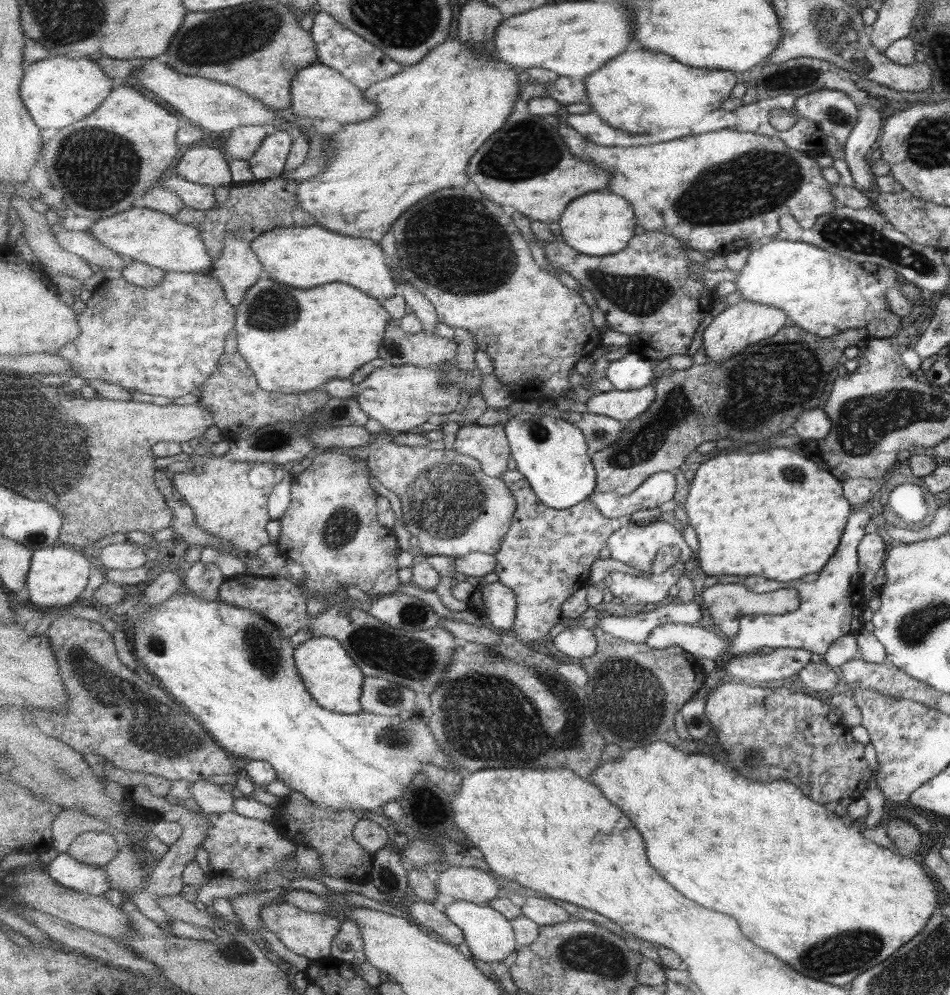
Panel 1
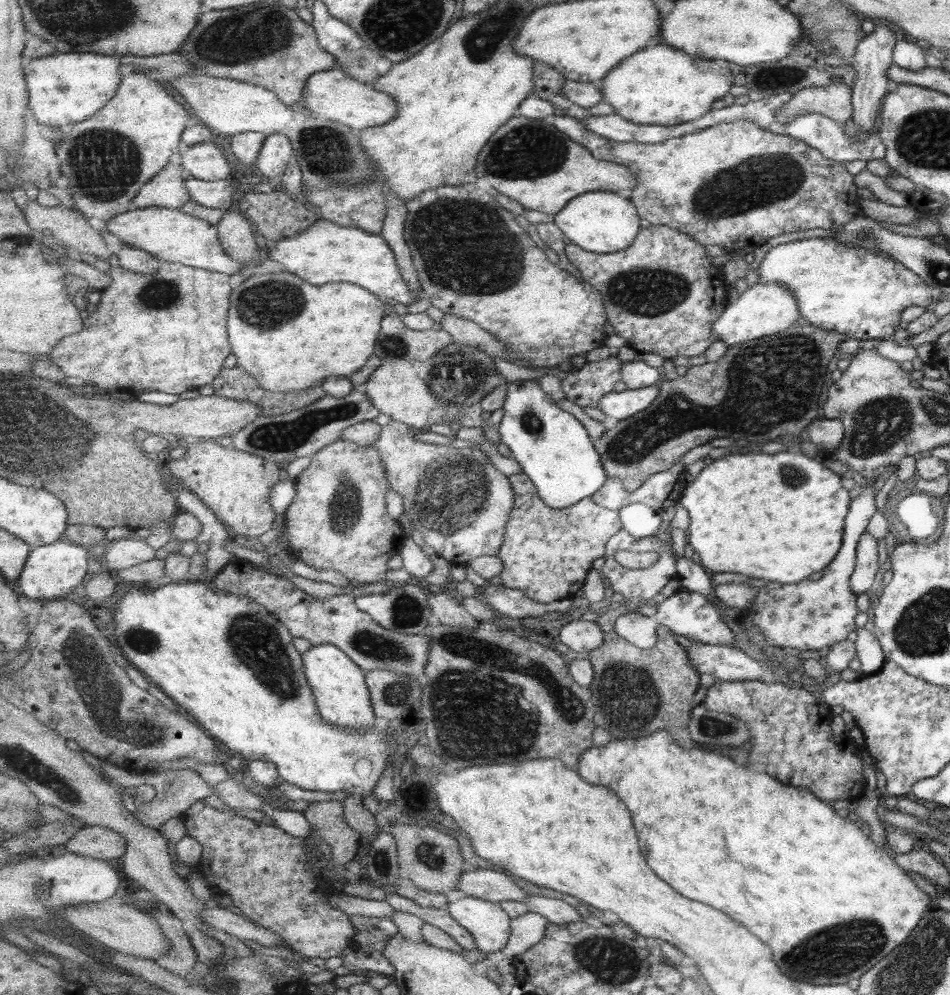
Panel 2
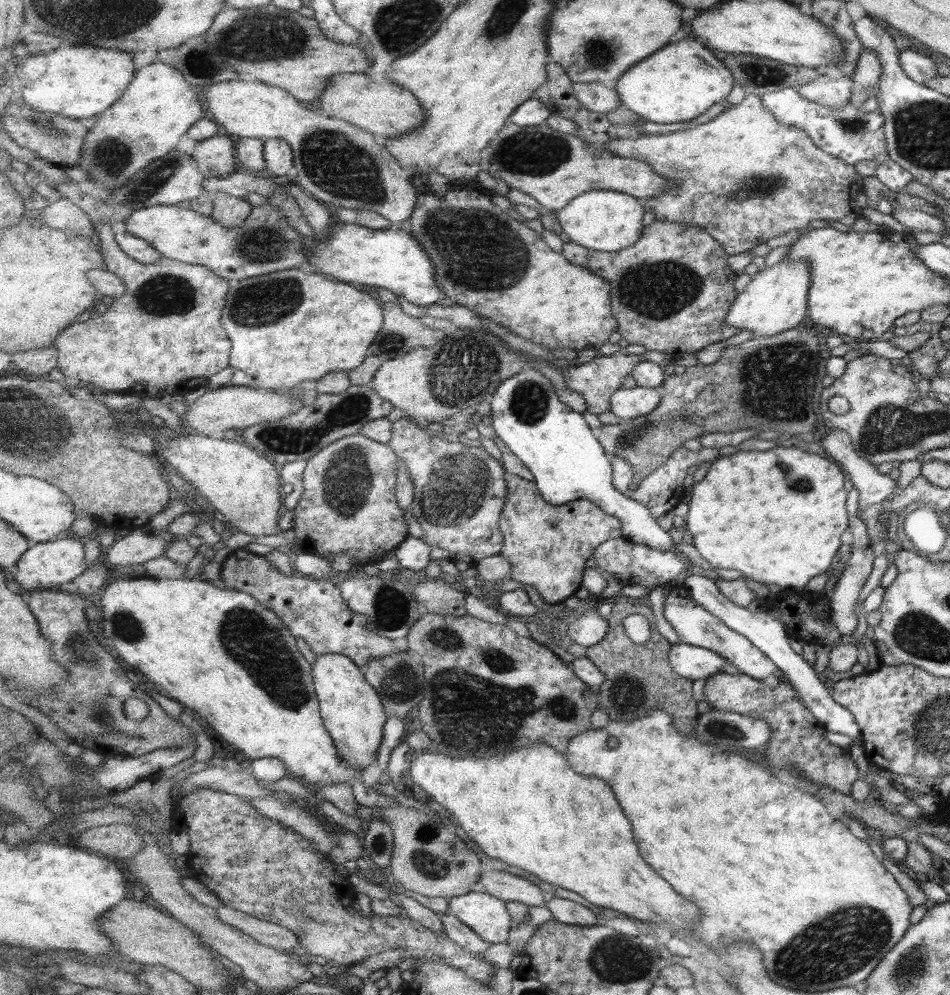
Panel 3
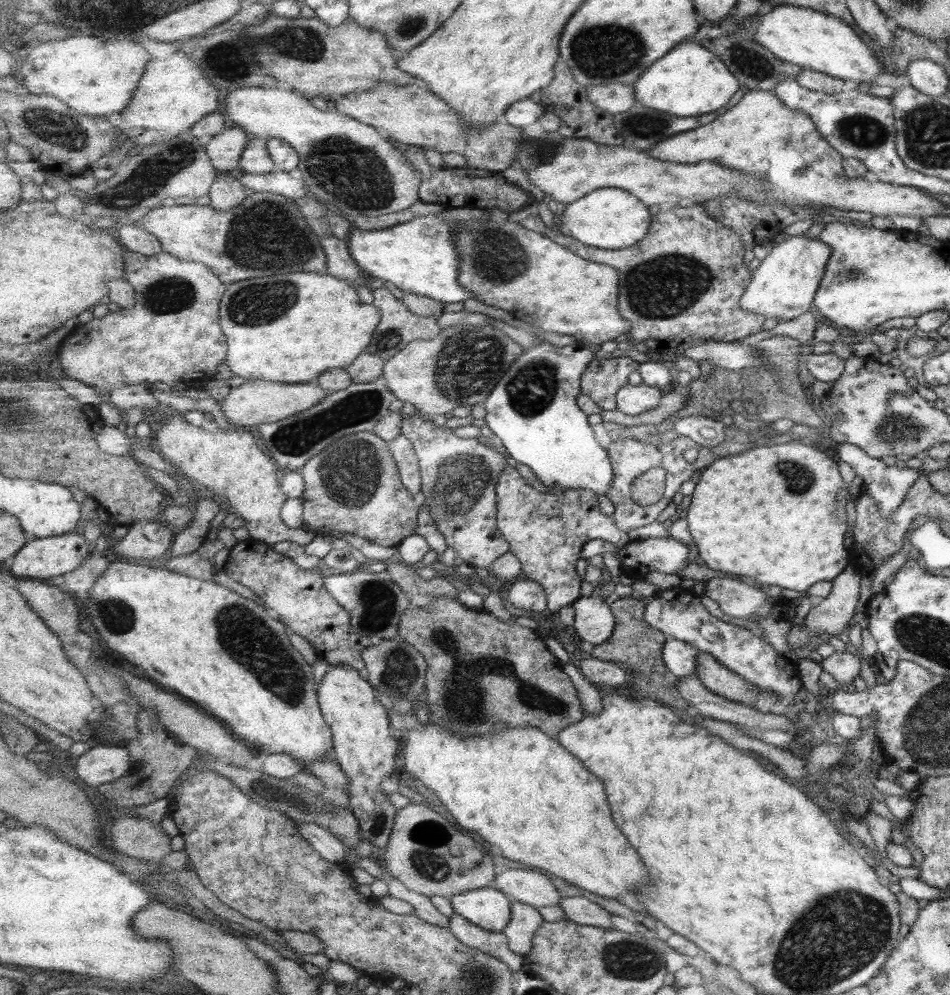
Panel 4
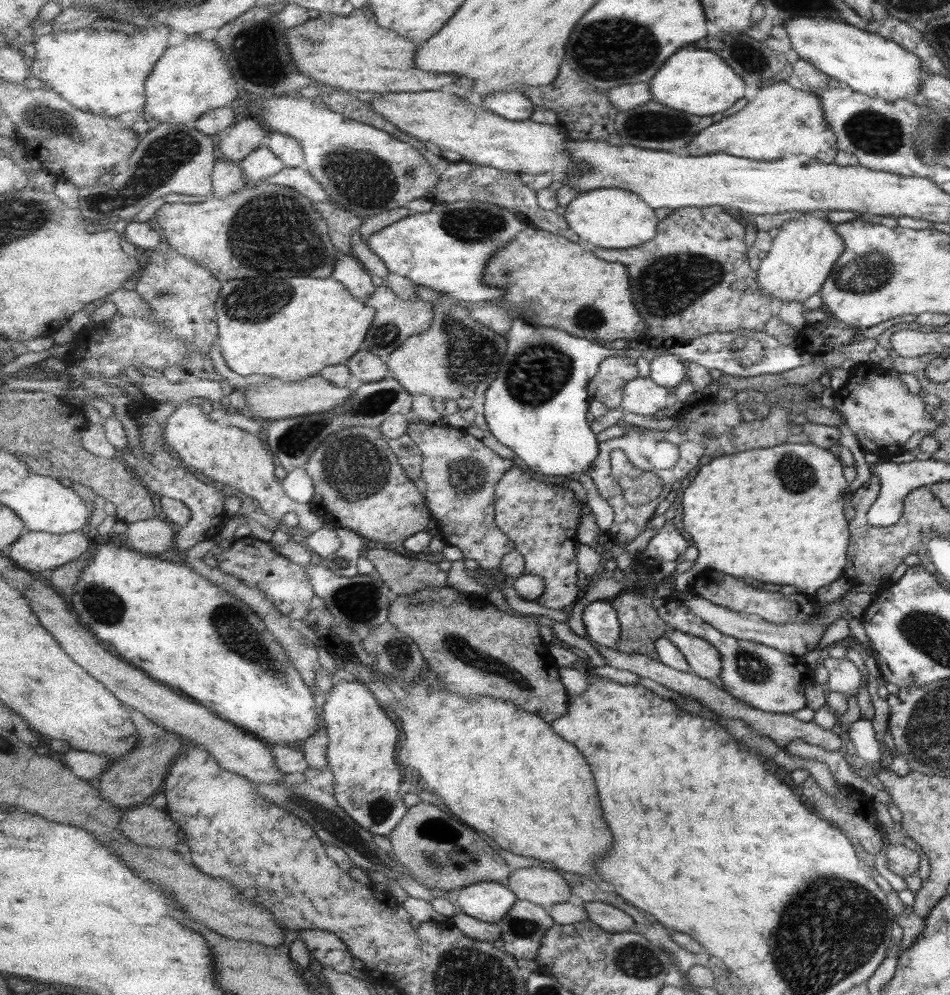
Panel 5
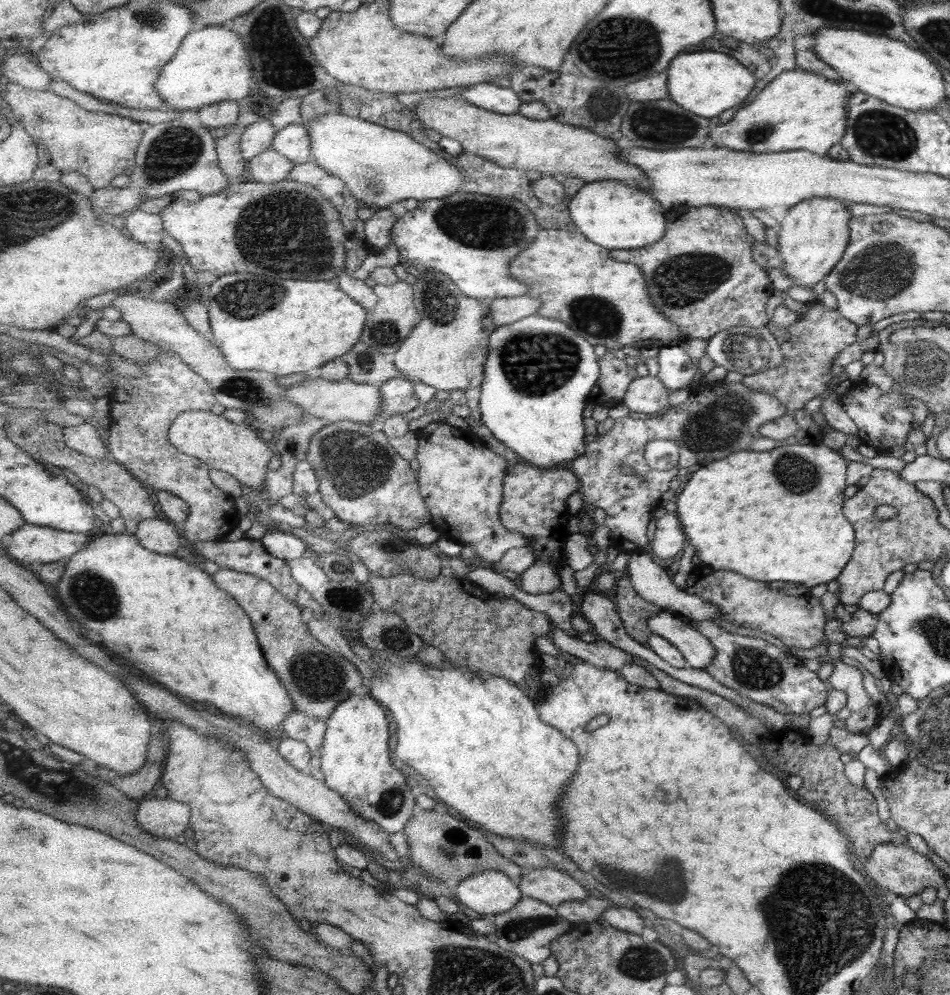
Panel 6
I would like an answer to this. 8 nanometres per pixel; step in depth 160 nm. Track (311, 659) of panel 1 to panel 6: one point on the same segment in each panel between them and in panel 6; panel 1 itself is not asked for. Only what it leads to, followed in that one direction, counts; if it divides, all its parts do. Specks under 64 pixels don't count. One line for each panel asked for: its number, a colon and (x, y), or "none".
2: (342, 695)
3: (354, 714)
4: (359, 722)
5: (361, 754)
6: (355, 759)

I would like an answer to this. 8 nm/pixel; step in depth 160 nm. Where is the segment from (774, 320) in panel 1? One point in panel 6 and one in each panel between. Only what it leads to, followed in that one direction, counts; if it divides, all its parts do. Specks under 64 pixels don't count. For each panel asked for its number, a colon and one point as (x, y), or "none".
2: (764, 309)
3: (774, 300)
4: (783, 285)
5: (803, 250)
6: (812, 237)

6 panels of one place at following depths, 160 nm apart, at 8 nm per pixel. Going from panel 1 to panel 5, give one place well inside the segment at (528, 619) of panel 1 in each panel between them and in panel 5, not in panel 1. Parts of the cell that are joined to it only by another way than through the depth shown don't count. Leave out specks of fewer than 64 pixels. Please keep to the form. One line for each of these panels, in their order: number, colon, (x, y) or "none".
2: (548, 552)
3: (548, 546)
4: (547, 531)
5: (542, 519)

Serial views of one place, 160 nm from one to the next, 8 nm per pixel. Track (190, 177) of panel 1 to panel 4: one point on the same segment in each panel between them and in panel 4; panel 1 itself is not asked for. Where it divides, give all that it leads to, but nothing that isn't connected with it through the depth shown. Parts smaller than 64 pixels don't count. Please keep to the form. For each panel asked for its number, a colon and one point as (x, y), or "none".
2: (204, 161)
3: (216, 156)
4: (225, 149)

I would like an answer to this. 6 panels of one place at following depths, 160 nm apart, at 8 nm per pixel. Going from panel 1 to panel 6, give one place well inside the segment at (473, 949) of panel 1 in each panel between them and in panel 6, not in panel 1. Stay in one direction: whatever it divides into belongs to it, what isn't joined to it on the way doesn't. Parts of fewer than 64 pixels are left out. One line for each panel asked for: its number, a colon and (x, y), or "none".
2: (489, 923)
3: (486, 914)
4: (489, 908)
5: (489, 901)
6: (491, 892)

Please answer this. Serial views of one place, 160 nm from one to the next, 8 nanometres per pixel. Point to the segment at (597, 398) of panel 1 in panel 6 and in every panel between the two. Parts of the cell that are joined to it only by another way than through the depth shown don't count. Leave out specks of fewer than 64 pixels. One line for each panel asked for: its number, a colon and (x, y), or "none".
2: (620, 405)
3: (629, 403)
4: (632, 399)
5: (643, 395)
6: (648, 396)

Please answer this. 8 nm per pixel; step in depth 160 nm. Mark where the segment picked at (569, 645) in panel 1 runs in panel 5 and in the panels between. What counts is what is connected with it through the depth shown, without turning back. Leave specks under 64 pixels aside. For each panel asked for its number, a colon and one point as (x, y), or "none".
2: (579, 635)
3: (588, 630)
4: (593, 621)
5: (601, 621)

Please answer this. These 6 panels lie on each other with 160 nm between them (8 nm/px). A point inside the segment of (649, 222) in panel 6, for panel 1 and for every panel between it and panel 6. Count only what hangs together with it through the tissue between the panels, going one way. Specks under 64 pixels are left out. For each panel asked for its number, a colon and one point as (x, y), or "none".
1: (600, 223)
2: (605, 222)
3: (609, 221)
4: (610, 218)
5: (612, 218)

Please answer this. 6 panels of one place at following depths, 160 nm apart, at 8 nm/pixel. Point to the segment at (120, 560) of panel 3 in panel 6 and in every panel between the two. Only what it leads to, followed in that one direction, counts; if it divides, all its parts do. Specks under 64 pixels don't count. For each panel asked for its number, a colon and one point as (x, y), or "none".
4: (136, 544)
5: (153, 536)
6: (157, 535)

